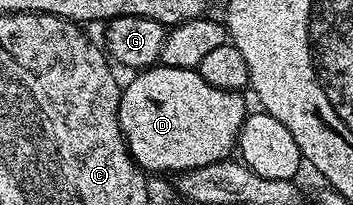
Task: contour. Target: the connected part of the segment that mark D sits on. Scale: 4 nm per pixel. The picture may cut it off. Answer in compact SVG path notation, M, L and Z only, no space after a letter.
M156 65L132 74L119 96L119 124L127 138L127 148L135 164L144 172L171 171L178 173L197 169L201 165L213 165L228 158L236 150L239 131L247 120L249 106L238 91L226 91L209 85L195 69L177 69Z

